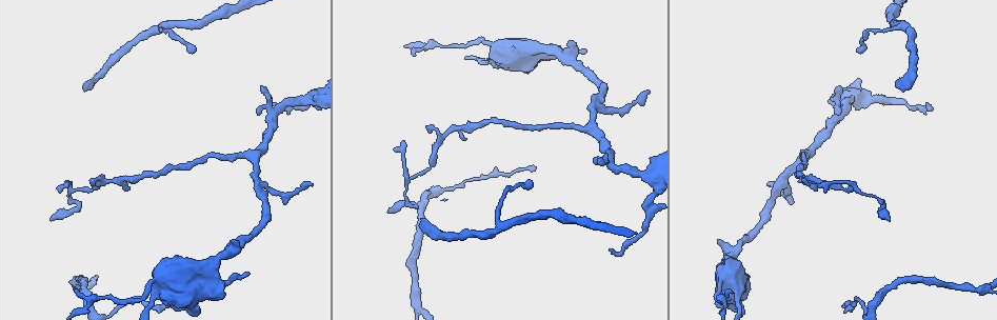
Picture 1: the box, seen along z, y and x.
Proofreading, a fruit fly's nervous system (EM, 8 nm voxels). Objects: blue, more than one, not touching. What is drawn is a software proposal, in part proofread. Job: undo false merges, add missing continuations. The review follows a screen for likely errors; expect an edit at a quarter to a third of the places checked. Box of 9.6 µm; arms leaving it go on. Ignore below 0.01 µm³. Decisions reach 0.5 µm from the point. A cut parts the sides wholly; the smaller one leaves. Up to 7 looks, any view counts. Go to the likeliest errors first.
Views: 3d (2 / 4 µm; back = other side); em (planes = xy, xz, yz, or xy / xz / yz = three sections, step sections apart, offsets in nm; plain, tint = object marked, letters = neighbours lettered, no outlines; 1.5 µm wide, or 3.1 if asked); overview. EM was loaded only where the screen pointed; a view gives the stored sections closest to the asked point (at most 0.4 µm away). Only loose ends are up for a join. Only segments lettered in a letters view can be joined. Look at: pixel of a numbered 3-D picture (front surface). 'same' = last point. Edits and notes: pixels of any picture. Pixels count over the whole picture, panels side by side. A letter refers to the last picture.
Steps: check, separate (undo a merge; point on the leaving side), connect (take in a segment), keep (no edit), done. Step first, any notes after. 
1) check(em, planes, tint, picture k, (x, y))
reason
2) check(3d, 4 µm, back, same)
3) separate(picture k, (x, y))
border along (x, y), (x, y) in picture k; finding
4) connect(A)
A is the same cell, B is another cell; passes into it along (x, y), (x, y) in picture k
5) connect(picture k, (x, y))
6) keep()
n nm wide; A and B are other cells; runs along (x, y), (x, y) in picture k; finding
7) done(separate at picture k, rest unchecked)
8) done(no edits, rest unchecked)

check(3d, 4 µm, picture 1, (895, 82))

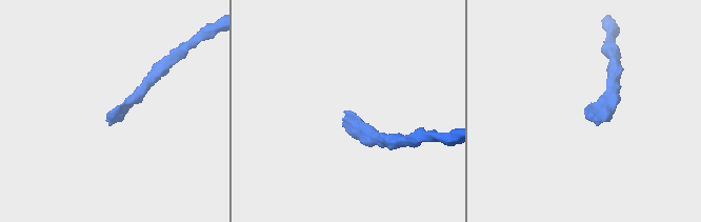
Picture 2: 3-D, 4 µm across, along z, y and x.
check(em, xz, step 4, tint, picture 2, (345, 110))
now the EM

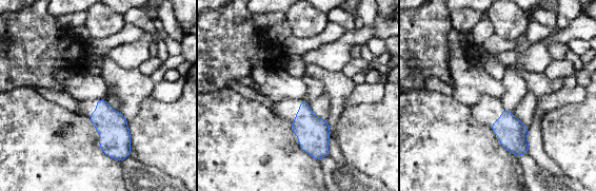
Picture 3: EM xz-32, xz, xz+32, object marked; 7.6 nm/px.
check(em, planes, letters, same)

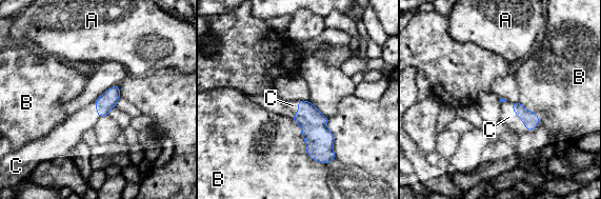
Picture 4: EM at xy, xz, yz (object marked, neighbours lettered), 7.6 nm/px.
connect(C)
B touches over 460 nm; C is the same cell, A and B are other cells; passes into it along (531, 119), (520, 118), (508, 117) in picture 4; the neuron continues

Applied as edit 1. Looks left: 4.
check(em, planes, letters, picture 1, (534, 169))
long arm stops here

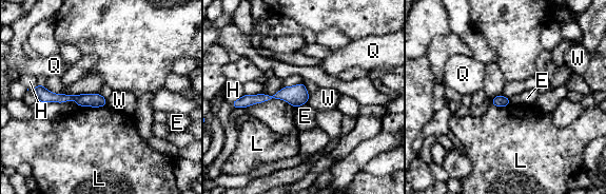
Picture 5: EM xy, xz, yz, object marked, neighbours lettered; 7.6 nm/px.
keep()
E, H, L, Q and W are other cells; runs along (306, 95), (254, 98), (240, 104) in picture 5; no lettered segment goes on from it

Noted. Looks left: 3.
check(3d, 2 µm, picture 1, (414, 207))
thin end

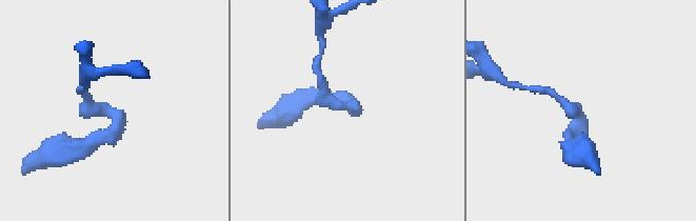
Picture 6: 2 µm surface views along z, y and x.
check(em, xy, step 8, tint, picture 6, (120, 136))

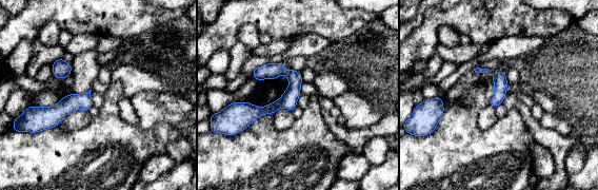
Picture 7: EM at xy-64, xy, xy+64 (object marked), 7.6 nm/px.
check(em, planes, letters, same)

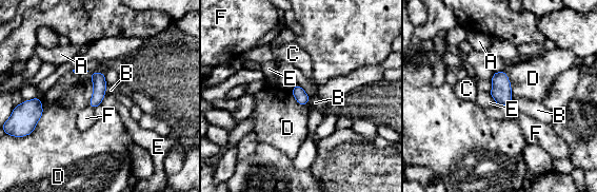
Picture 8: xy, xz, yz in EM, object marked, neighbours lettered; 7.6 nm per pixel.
keep()
A, B, C, D, E and F are other cells; no lettered segment goes on from it

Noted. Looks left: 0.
done(connect at picture 4, rest unchecked)

